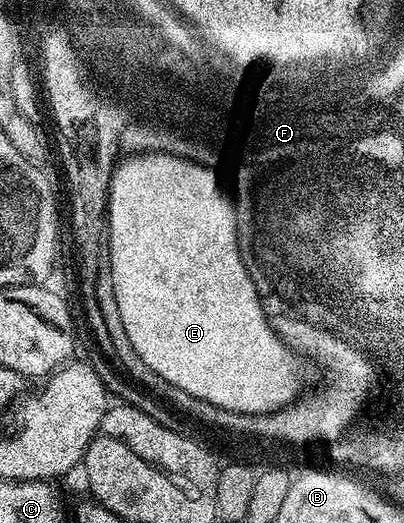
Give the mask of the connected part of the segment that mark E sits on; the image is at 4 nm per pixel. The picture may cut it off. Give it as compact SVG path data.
M129 154L121 158L112 172L111 187L108 191L106 212L106 257L114 297L118 301L118 313L122 317L122 325L126 329L126 337L130 337L130 345L134 345L134 353L146 361L146 365L157 367L160 375L168 375L170 385L178 385L178 389L186 389L190 397L200 398L222 409L232 410L240 414L269 414L281 410L293 402L294 397L301 394L296 387L296 366L290 365L288 351L283 351L280 343L275 343L268 331L260 328L260 314L255 307L255 295L250 294L248 279L240 279L240 258L232 257L230 237L238 227L230 227L230 221L216 215L216 205L220 198L216 196L216 187L210 182L207 173L200 171L203 162L192 162L189 159L177 158L168 154Z

